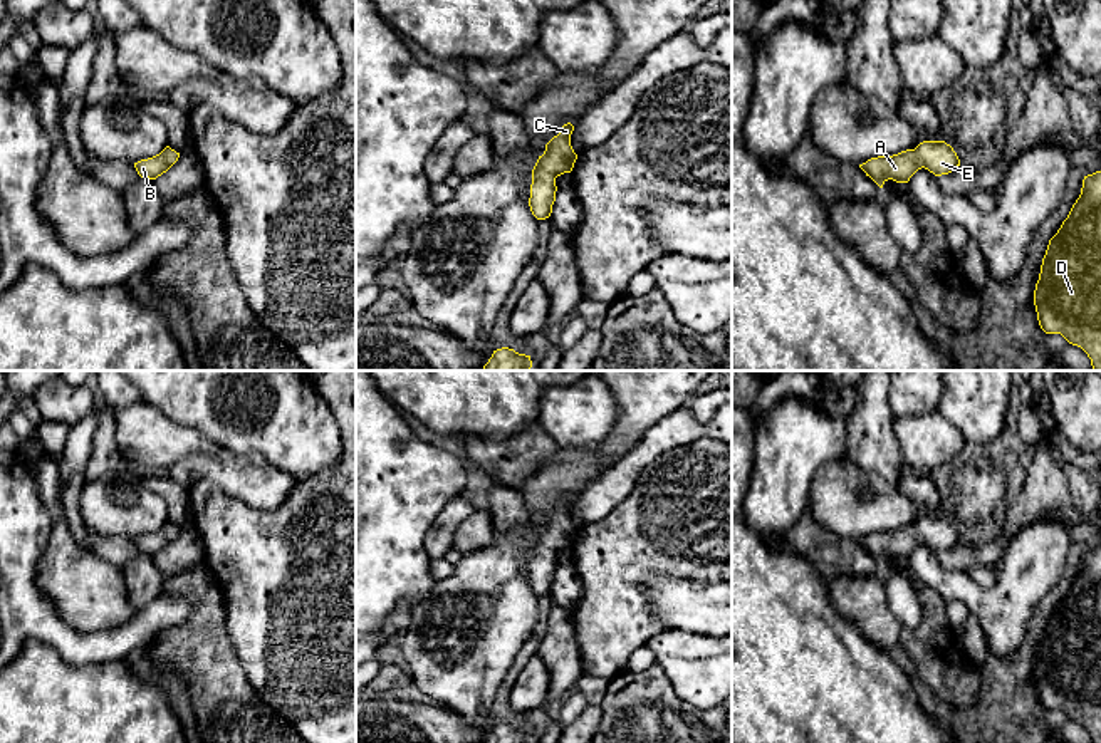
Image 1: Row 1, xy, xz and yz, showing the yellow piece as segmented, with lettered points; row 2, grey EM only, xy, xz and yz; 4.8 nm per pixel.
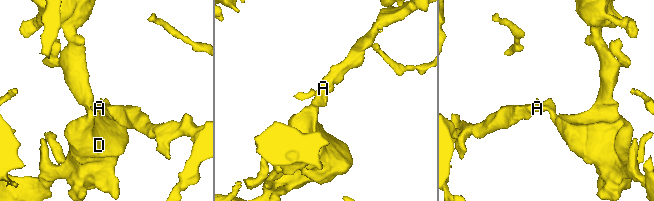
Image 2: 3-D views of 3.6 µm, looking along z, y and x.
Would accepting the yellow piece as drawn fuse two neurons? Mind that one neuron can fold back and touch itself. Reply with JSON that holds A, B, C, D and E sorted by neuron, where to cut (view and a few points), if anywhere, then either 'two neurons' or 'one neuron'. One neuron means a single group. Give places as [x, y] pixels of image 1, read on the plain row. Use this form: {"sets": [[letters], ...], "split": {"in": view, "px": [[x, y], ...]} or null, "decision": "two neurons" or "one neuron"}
{"sets": [["A", "B", "C", "D", "E"]], "split": null, "decision": "one neuron"}

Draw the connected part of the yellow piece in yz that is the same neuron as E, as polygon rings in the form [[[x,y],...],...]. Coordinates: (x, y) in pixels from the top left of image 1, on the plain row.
[[[923,517],[915,525],[906,525],[893,532],[871,533],[859,540],[866,552],[879,564],[883,564],[888,555],[908,559],[921,543],[935,552],[942,552],[952,548],[957,542],[960,542],[960,535],[945,517]]]

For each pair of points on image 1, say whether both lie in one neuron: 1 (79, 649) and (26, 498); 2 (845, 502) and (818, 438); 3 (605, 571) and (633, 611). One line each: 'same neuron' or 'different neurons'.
1: same neuron
2: different neurons
3: same neuron

